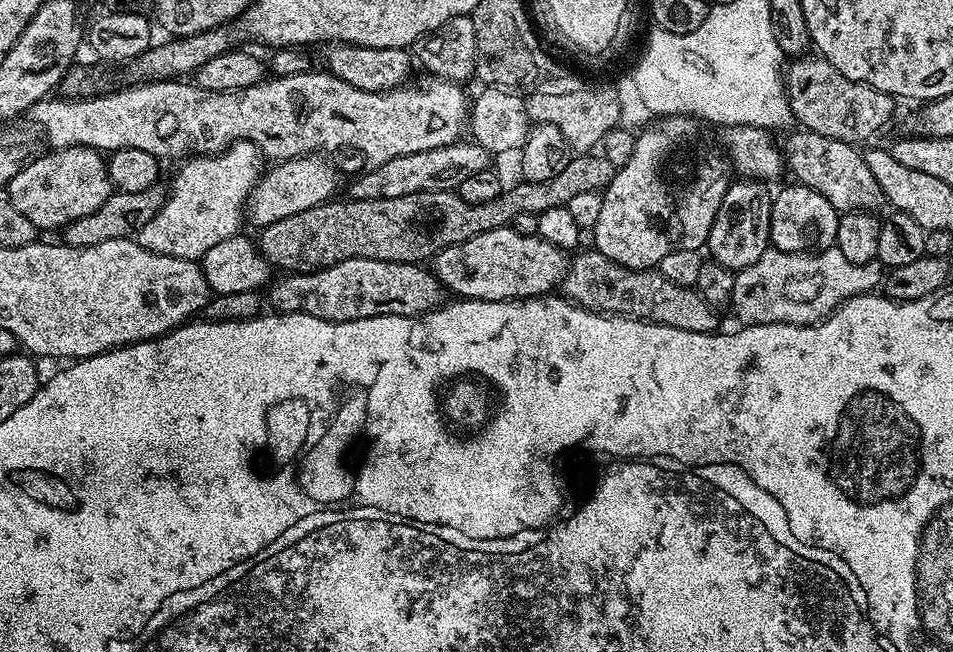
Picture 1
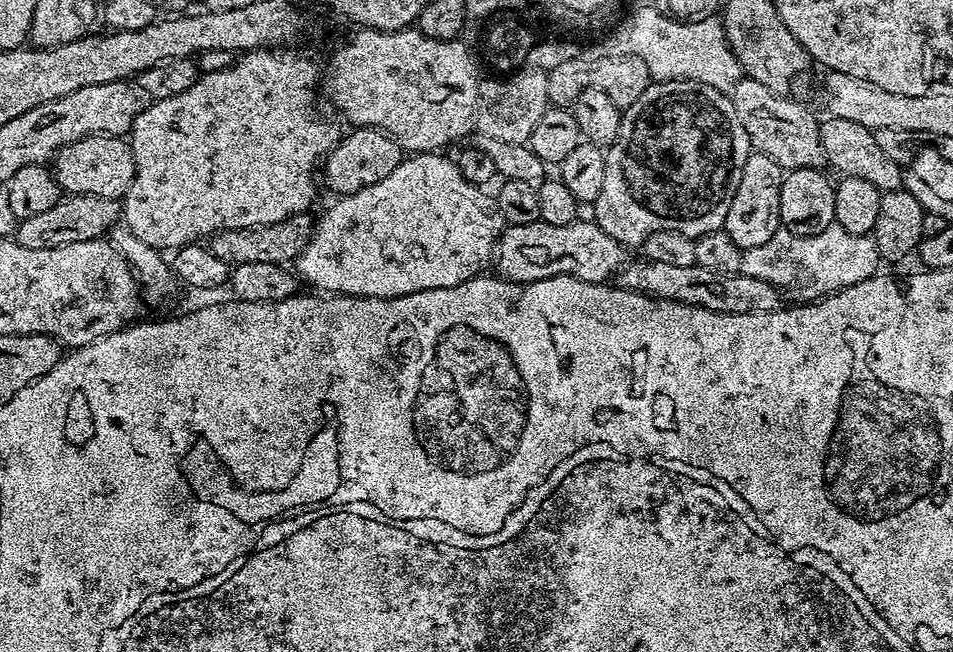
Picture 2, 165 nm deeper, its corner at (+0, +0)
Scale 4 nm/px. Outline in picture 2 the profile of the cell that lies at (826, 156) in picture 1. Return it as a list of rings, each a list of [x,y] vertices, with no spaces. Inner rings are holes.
[[[741,78],[736,87],[731,89],[734,114],[742,122],[742,130],[750,138],[753,149],[766,158],[774,158],[778,166],[785,170],[794,168],[819,168],[826,164],[824,143],[820,137],[821,121],[804,104],[796,100],[787,100],[787,95],[772,92],[757,80]]]

